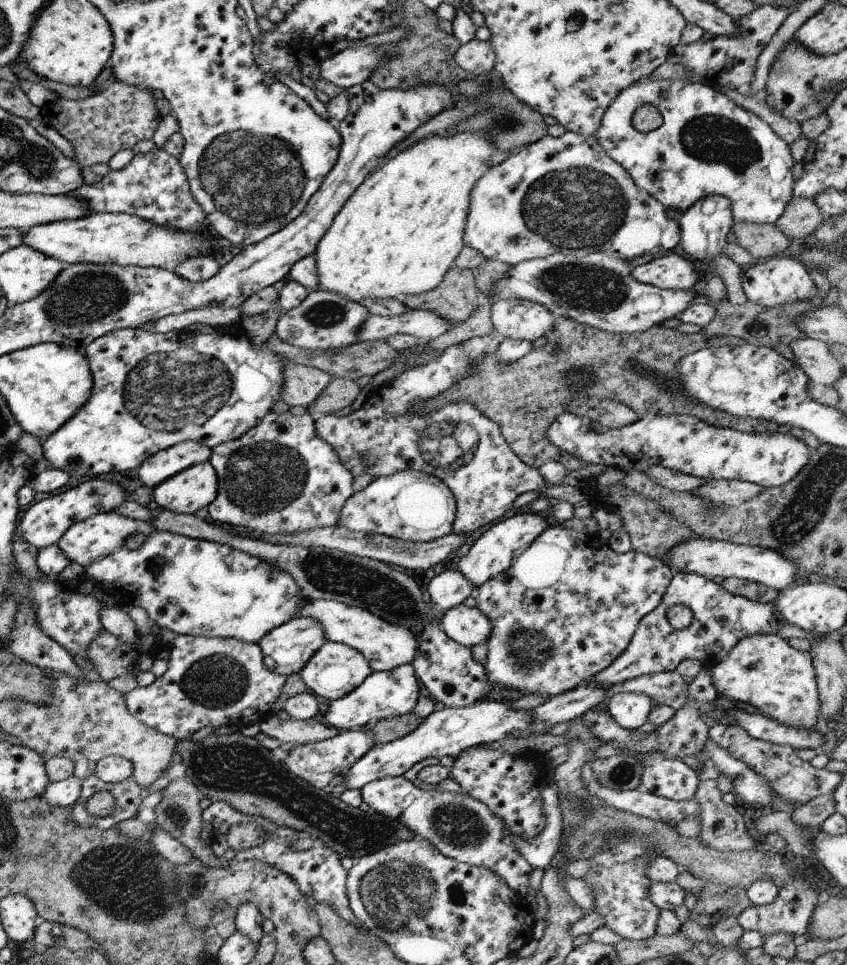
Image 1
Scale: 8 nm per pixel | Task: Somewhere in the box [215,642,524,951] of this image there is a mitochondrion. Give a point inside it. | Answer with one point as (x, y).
(398, 893)

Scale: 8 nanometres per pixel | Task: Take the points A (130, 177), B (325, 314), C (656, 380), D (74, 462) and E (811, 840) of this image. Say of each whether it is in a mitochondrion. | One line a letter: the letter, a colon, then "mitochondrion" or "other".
A: other
B: mitochondrion
C: mitochondrion
D: other
E: other

